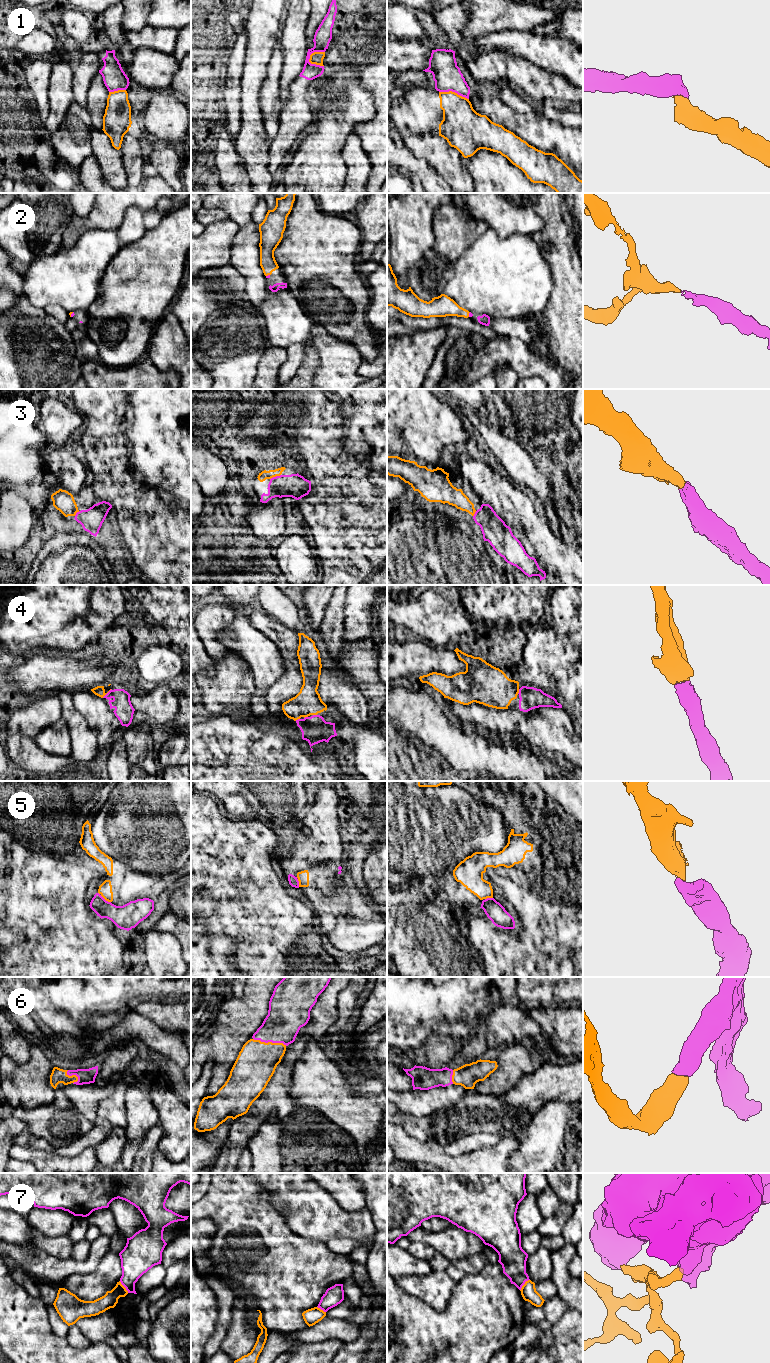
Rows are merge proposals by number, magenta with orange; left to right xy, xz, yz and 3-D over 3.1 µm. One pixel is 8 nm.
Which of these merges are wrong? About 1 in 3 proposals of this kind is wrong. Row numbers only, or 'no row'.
1, 5, 7

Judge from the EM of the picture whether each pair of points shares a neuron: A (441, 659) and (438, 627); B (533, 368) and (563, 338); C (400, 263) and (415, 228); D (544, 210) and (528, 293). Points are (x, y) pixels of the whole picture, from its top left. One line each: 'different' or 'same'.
A: different
B: different
C: same
D: different

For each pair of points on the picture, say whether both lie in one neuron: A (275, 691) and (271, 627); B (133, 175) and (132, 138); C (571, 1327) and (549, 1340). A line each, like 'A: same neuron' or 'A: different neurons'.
A: same neuron
B: same neuron
C: same neuron

